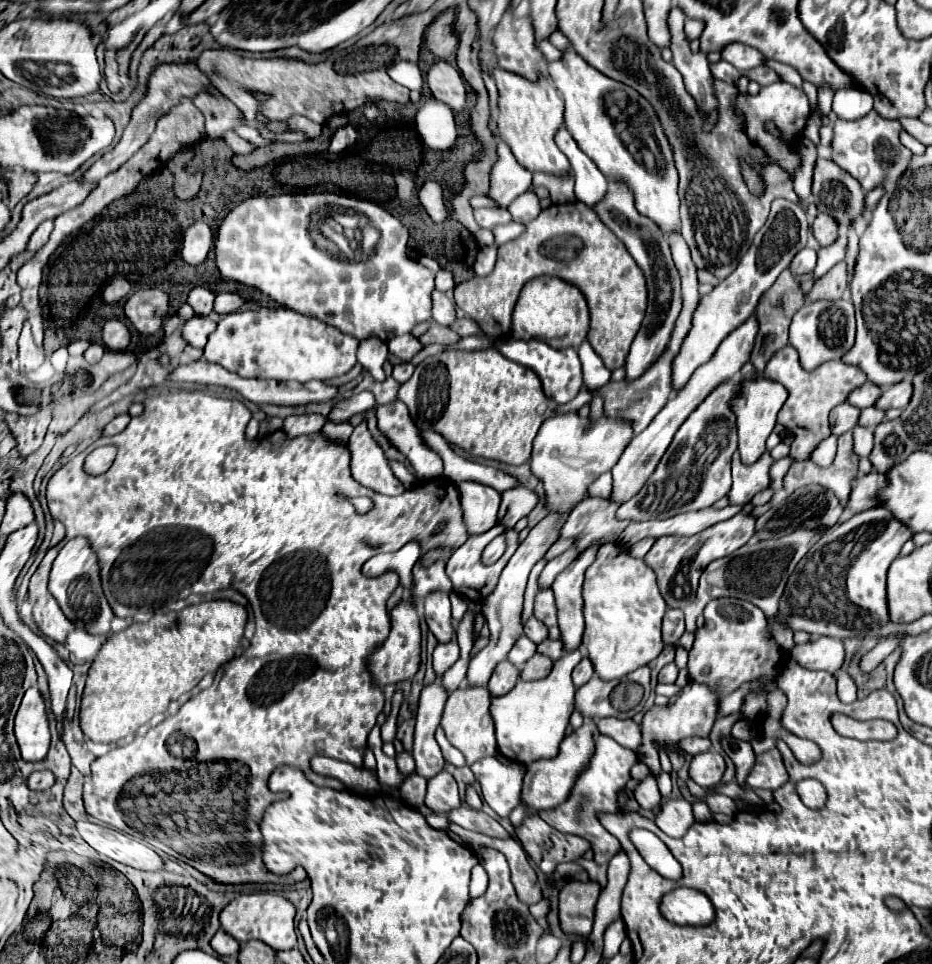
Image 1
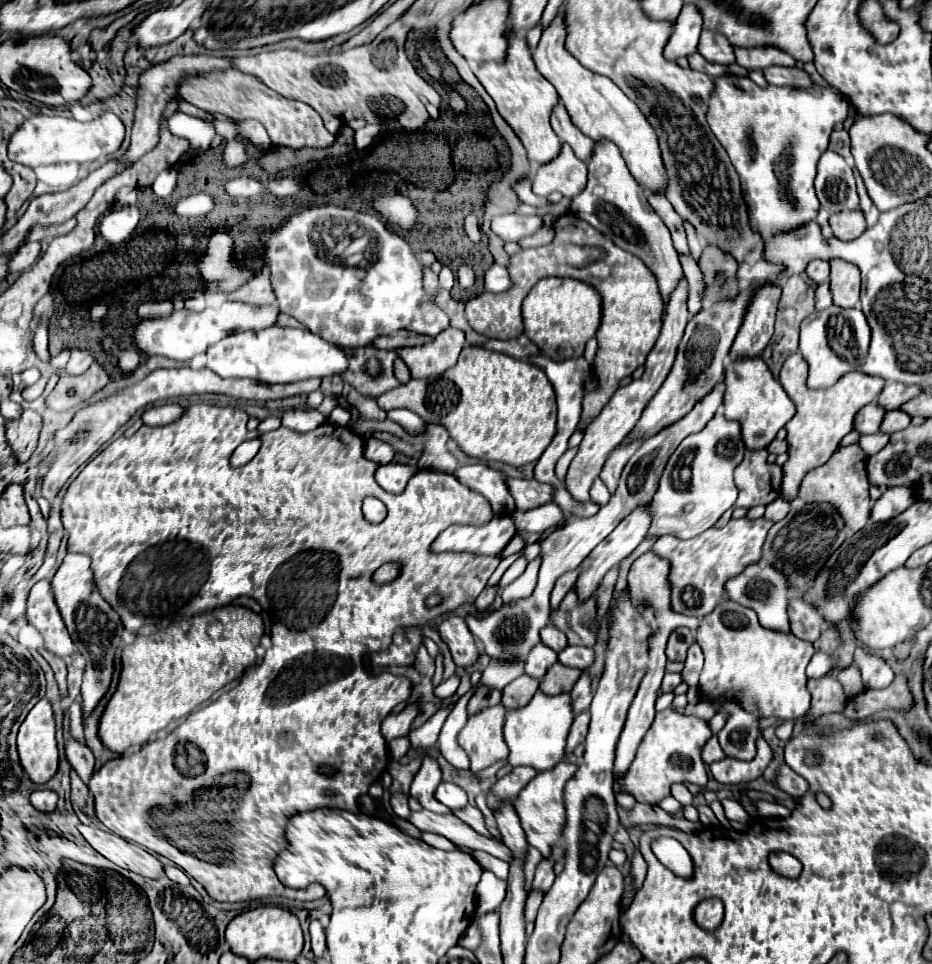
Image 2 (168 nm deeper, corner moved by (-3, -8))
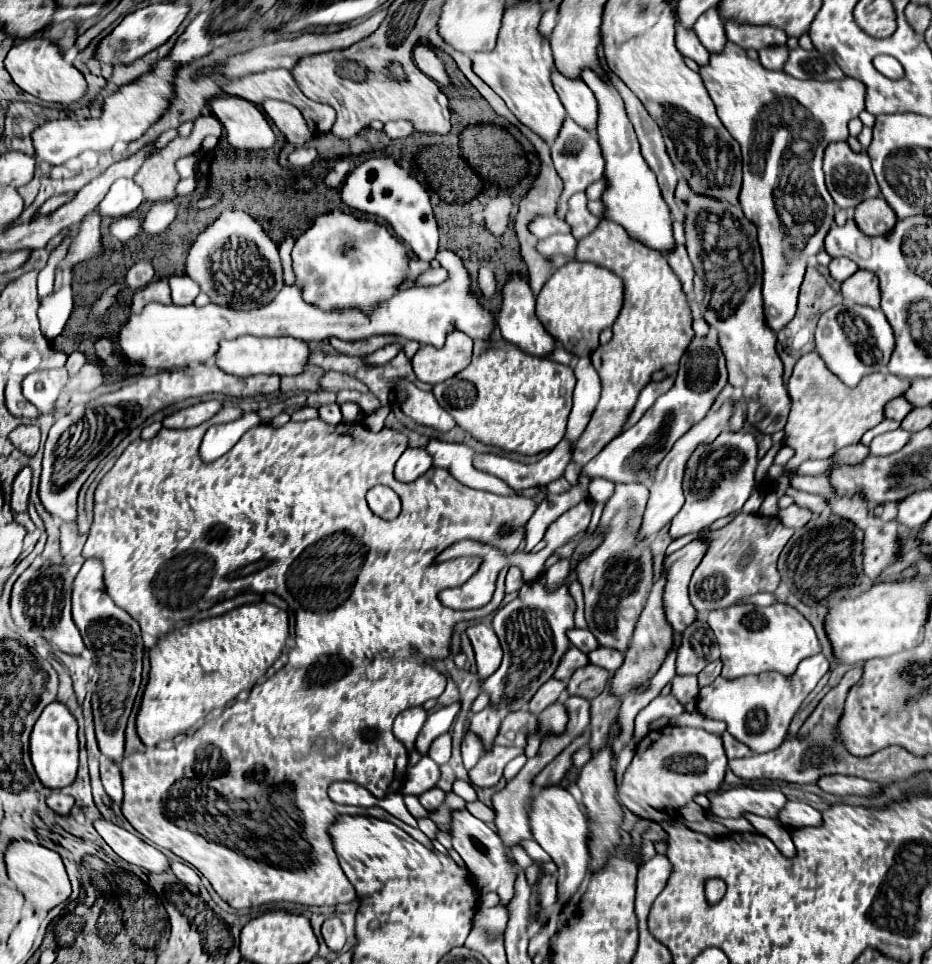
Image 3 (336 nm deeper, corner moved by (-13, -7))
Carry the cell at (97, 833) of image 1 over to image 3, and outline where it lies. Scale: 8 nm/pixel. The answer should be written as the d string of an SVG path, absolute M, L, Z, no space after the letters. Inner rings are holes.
M108 819L94 821L94 827L100 833L100 837L112 847L112 851L118 857L122 857L124 861L144 867L150 873L168 871L168 867L170 867L168 857L158 847L146 843L138 835L126 831L124 827L118 827L116 823L112 823Z

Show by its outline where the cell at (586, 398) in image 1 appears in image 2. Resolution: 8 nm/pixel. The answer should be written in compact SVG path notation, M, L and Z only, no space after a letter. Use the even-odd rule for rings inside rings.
M468 346L462 350L456 366L448 368L442 376L418 378L388 390L376 398L382 410L406 408L416 412L428 424L440 424L448 430L450 438L472 458L496 460L510 466L524 466L536 462L548 448L550 440L556 436L556 396L546 374L526 360L516 360L512 356L484 350L478 346Z

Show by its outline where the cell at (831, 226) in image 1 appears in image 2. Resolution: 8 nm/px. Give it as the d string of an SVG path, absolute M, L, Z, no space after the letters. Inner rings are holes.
M840 212L830 216L832 236L838 240L854 240L866 230L866 220L862 212Z

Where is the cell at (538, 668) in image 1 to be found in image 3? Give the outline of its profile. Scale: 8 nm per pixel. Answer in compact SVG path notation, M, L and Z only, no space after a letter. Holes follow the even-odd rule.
M596 665L582 667L568 681L568 695L580 695L586 699L594 699L606 689L610 675L612 675L610 671L604 671L602 667L596 667Z

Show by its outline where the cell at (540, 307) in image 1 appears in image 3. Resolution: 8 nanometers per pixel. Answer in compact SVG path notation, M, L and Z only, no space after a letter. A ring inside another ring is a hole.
M568 261L564 267L556 269L544 283L536 297L536 315L550 335L554 335L564 349L572 351L576 357L588 357L600 343L598 335L602 329L612 327L624 301L624 283L610 269L584 263Z

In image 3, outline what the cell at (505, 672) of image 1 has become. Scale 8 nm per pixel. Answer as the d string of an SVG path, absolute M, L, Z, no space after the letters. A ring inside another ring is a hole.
M550 679L548 683L544 683L538 693L532 697L530 701L530 711L534 715L540 715L540 711L544 711L546 707L550 707L552 703L558 701L558 697L566 691L566 683L558 681L558 679Z

